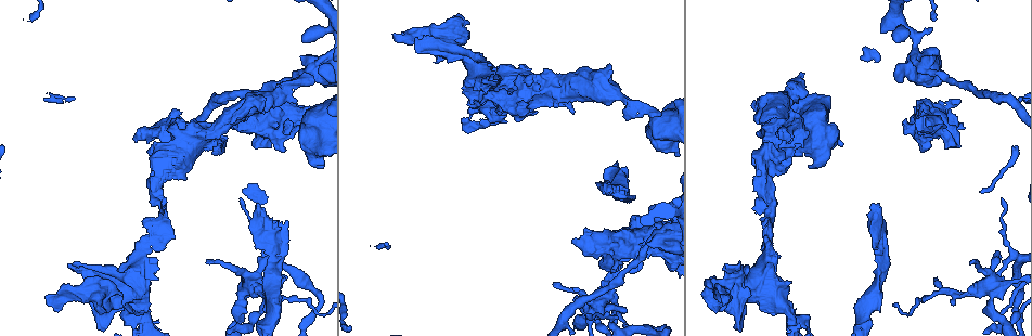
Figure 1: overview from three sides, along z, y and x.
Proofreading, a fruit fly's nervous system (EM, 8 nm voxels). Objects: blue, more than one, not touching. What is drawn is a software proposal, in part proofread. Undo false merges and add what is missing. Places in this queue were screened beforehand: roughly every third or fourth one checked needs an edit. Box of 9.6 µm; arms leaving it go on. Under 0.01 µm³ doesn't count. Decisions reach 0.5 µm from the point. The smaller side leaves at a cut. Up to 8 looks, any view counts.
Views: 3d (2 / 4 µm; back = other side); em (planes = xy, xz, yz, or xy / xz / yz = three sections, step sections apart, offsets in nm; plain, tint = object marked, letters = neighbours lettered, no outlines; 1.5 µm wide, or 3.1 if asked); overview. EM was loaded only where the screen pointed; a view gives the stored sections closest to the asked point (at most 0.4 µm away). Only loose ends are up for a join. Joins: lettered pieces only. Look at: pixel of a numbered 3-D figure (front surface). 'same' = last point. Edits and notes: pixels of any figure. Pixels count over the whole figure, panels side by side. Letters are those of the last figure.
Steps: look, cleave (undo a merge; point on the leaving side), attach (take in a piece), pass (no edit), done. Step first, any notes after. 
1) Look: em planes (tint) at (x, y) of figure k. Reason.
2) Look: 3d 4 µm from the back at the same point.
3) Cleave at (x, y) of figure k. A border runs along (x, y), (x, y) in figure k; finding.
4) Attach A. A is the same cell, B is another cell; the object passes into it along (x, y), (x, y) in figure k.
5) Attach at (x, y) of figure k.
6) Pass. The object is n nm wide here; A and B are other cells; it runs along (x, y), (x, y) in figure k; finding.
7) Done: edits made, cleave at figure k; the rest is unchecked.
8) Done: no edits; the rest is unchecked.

Look: em xz step 8 (tint) at (792, 320) of figure 1. Abrupt turn.

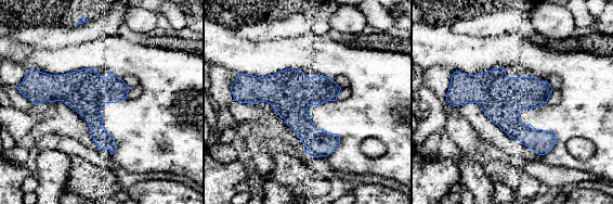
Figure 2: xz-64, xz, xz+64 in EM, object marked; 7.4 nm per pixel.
Look: em planes (letters) at the same point.

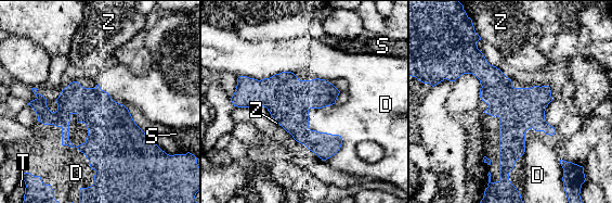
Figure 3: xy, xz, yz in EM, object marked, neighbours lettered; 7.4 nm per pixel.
Pass. D, S, T and Z are other cells; a border runs along (495, 66), (552, 99) in figure 3; one neuron here.

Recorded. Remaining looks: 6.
Look: em planes (letters) at (573, 240) of figure 1. An open end.

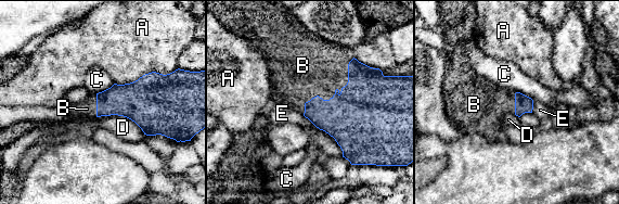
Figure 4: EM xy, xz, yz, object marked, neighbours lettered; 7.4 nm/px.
Attach B. B is the same cell, A, C, D and E are other cells; the object passes into it along (358, 118), (335, 93), (316, 66) in figure 4; the neuron continues.

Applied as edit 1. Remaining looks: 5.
Look: em xz step 8 (letters) at (257, 204) of figure 1. Branch stops here.

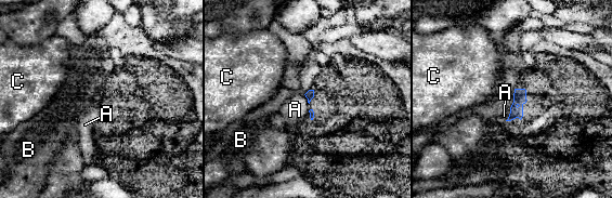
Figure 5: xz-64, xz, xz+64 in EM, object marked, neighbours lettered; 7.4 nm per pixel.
Look: em planes (letters) at the same point.

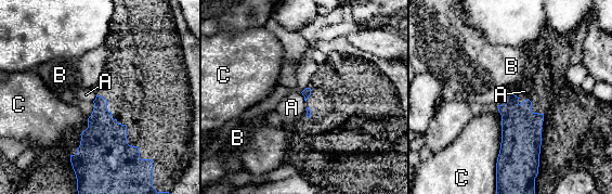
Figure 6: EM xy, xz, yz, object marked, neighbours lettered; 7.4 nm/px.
Pass. A, B and C are other cells; a border runs along (300, 92), (306, 101) in figure 6; none of them fits.

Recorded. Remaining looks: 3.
Done: edits made, attach at figure 4; the rest is unchecked.

